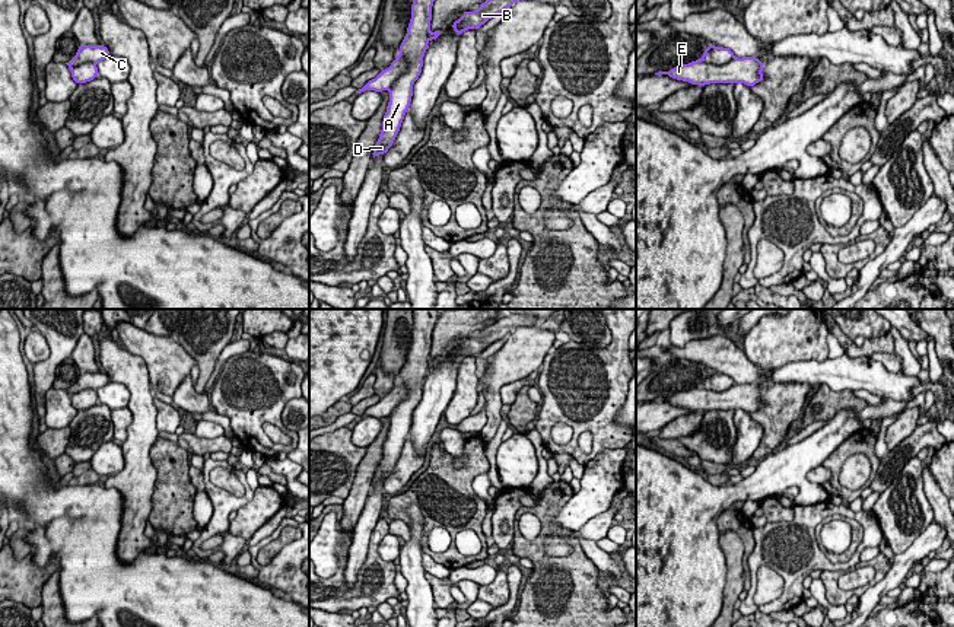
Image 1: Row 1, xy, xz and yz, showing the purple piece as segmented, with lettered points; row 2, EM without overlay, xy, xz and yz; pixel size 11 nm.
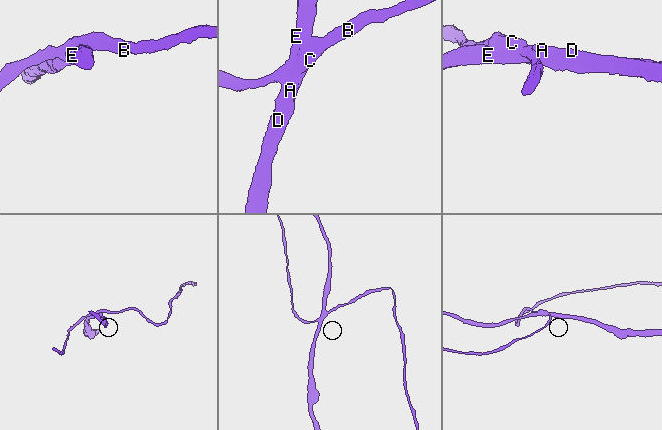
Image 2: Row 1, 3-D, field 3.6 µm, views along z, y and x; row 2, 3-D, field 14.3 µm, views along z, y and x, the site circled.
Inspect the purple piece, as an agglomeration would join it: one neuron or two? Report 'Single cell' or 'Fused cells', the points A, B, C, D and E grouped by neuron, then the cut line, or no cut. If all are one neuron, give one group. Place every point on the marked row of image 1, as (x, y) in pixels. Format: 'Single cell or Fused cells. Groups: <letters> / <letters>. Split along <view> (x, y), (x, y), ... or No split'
Single cell. Groups: A B C D E. No split

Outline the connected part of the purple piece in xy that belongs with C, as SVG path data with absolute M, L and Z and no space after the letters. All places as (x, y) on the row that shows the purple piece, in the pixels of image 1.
M79 45L76 55L66 64L70 67L73 80L80 85L98 76L96 63L108 55L109 51L105 45Z

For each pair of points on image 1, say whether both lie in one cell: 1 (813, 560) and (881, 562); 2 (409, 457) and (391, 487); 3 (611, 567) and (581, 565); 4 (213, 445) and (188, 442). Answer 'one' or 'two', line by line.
1: two
2: one
3: two
4: one

